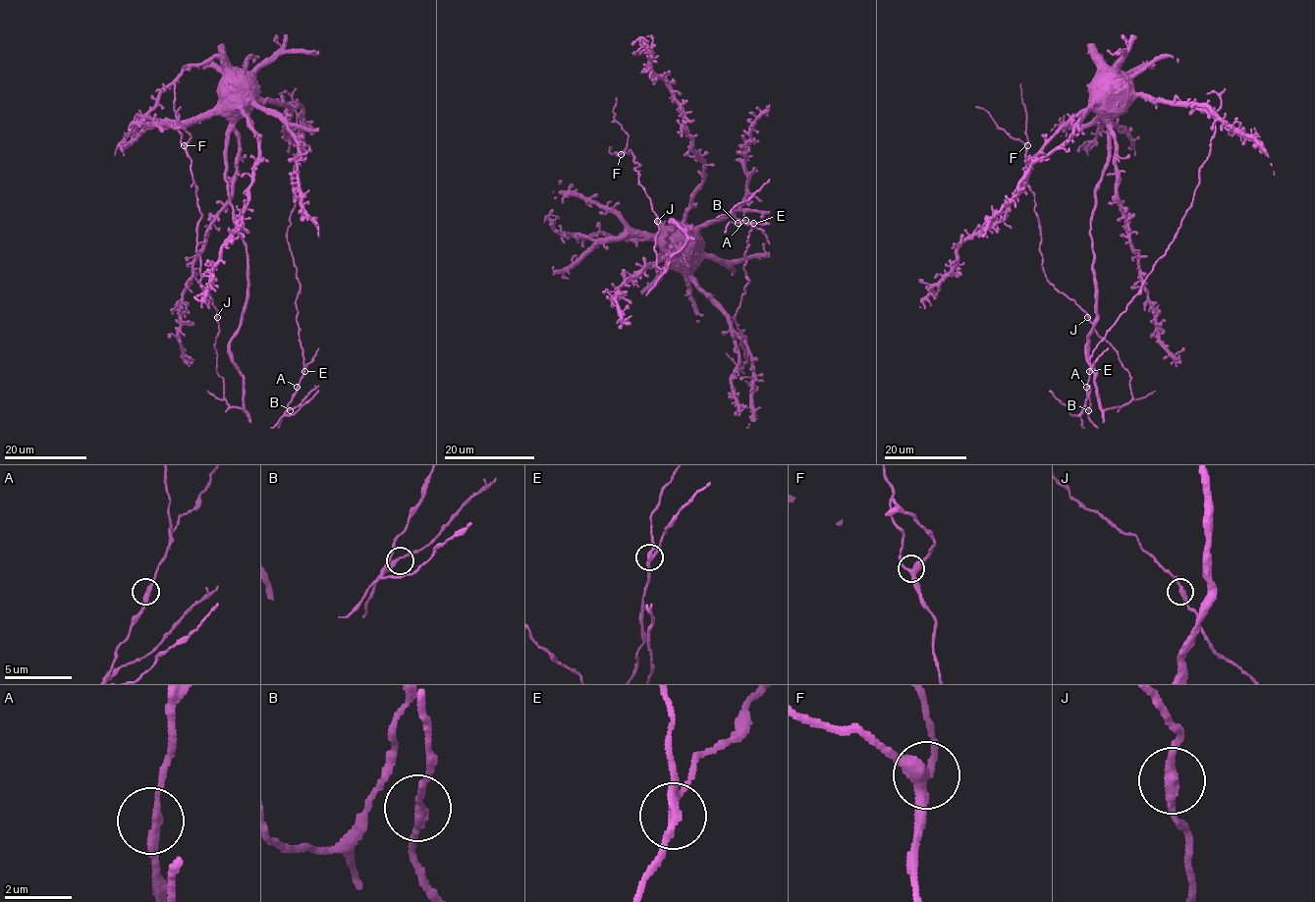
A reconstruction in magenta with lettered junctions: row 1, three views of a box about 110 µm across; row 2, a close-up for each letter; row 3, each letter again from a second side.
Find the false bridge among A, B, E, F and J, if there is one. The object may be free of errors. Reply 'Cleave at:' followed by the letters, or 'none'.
Cleave at: E

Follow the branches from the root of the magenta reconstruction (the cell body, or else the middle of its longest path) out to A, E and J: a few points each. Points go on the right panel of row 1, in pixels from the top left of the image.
A: (1097, 83), (1121, 79), (1134, 92), (1217, 111), (1192, 205), (1094, 350), (1086, 387)
E: (1097, 83), (1121, 79), (1134, 92), (1217, 111), (1192, 205), (1097, 345), (1089, 371)
J: (1097, 83), (1108, 164), (1089, 231), (1086, 359), (1099, 405), (1121, 407), (1130, 375), (1087, 317)

